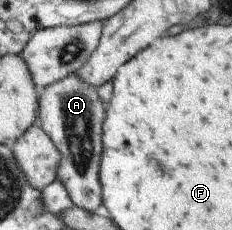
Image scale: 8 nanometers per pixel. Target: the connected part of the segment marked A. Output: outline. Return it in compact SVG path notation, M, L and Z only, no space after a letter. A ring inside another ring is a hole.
M77 73L49 87L39 94L38 124L61 151L61 165L57 179L67 187L74 205L92 213L103 211L100 181L101 153L103 153L103 123L107 104L101 101L98 87L85 83Z

